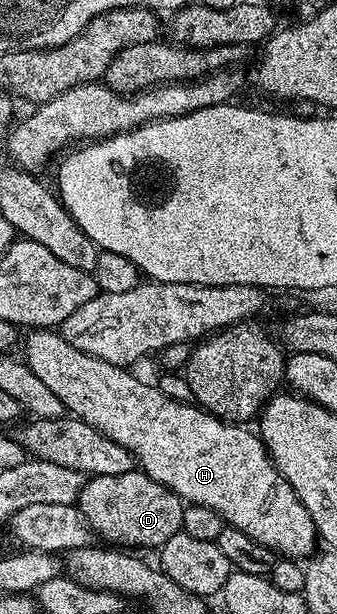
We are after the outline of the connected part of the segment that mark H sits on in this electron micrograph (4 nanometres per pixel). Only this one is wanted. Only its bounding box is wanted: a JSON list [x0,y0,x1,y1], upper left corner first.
[23,329,319,559]

